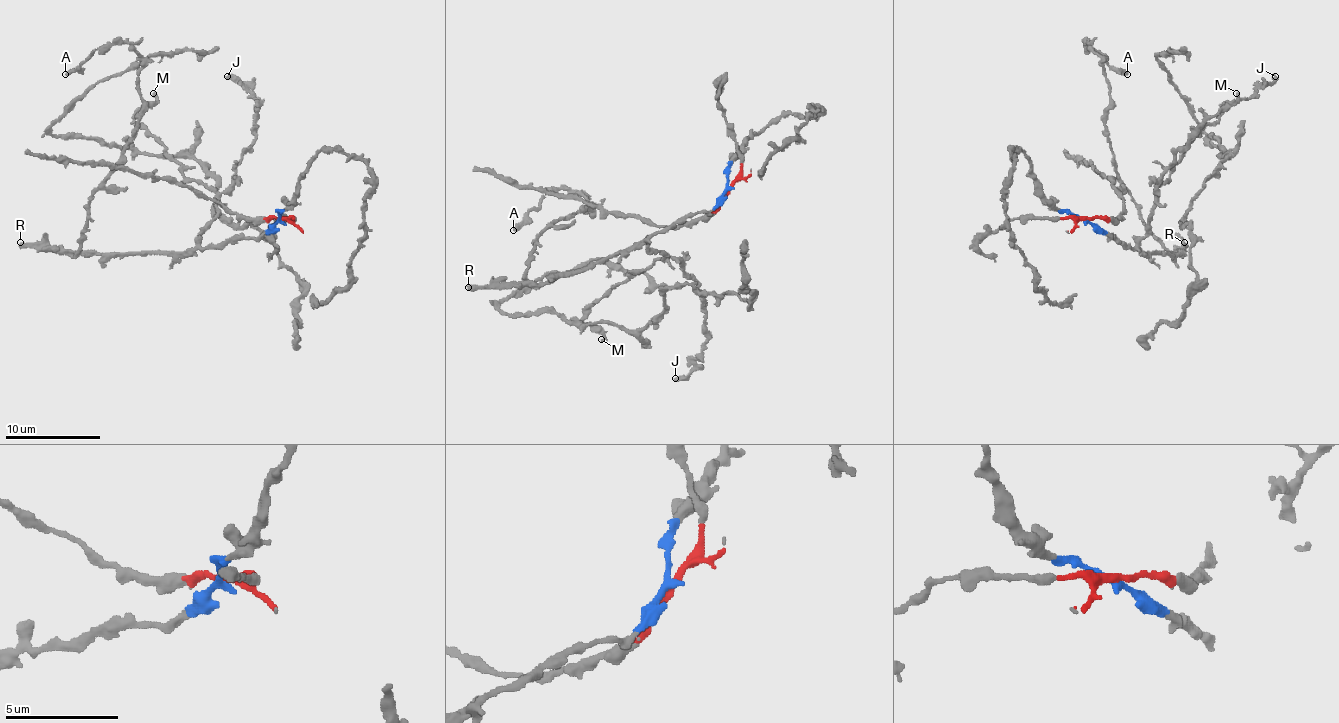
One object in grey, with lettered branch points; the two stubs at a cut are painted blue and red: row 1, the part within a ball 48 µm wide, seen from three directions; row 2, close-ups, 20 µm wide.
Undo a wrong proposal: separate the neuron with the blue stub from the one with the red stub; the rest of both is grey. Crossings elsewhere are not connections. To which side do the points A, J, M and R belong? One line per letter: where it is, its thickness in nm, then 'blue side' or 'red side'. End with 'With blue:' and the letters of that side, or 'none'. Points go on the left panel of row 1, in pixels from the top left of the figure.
A: (65, 74) | 400 nm | blue side
J: (227, 76) | 380 nm | blue side
M: (153, 93) | 260 nm | blue side
R: (20, 242) | 480 nm | blue side
With blue: A, J, M, R

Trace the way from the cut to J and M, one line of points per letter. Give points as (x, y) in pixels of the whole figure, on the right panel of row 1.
J: (1085, 221), (1123, 244), (1135, 244), (1151, 213), (1161, 173), (1189, 137), (1208, 118), (1272, 83), (1275, 76)
M: (1085, 221), (1132, 247), (1144, 235), (1154, 197), (1182, 149), (1223, 107), (1234, 102), (1237, 92)

